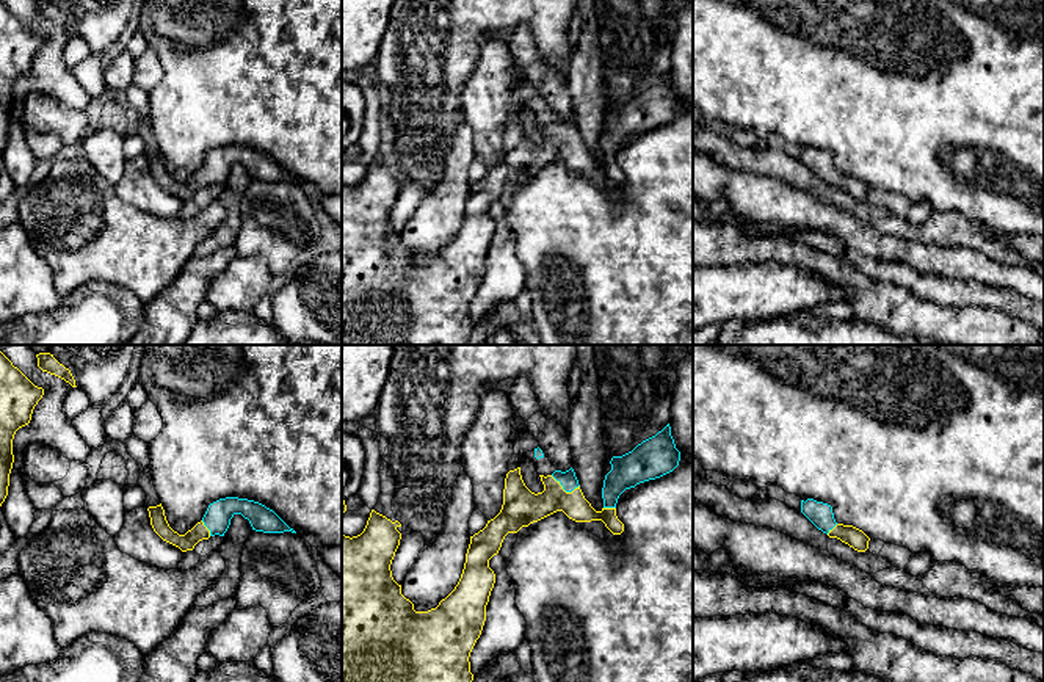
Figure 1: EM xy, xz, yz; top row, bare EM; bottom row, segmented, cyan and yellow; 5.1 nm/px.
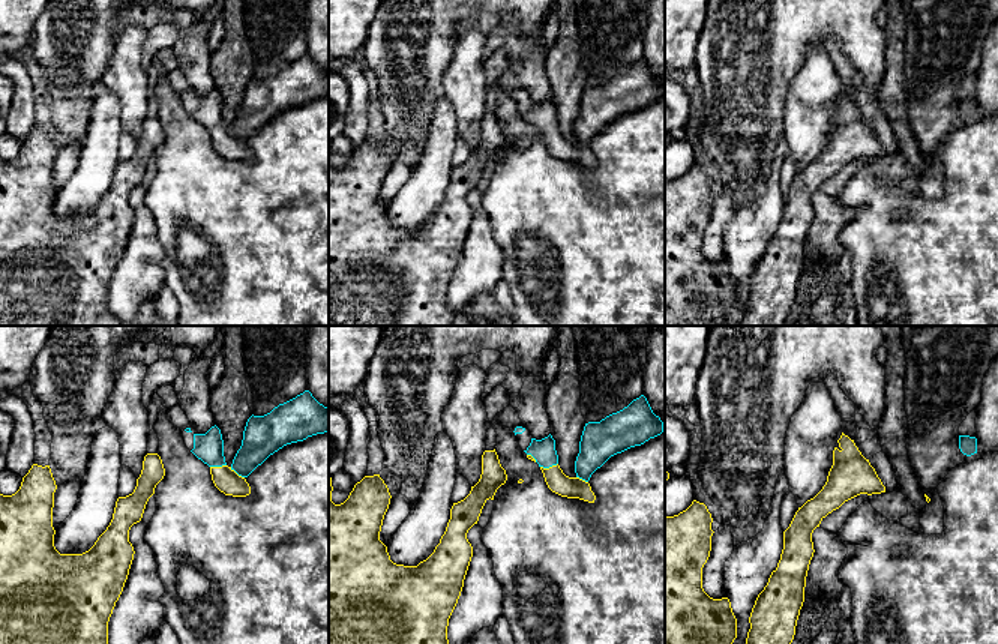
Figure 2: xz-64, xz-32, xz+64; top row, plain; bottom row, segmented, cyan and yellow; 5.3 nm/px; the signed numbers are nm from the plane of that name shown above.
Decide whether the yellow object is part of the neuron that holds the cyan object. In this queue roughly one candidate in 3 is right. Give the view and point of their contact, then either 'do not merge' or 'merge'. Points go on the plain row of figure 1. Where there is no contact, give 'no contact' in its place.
contact xz (565, 138); merge

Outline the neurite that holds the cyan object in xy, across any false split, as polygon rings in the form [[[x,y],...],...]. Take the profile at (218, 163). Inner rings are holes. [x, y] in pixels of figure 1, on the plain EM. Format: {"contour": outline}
{"contour": [[[226,146],[210,152],[202,169],[185,183],[179,183],[169,176],[161,152],[157,155],[149,155],[147,160],[154,180],[163,190],[179,196],[182,201],[193,199],[199,190],[208,188],[210,185],[224,185],[230,174],[230,168],[235,163],[241,163],[248,168],[256,180],[296,182],[273,158],[259,151],[238,146]]]}

